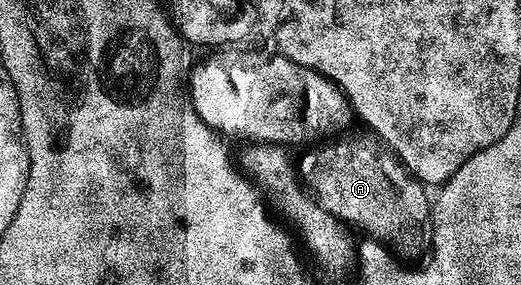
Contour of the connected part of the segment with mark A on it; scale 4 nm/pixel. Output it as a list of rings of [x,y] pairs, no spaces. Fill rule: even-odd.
[[[327,143],[316,151],[305,152],[303,160],[298,160],[297,171],[306,190],[321,209],[352,228],[360,227],[367,234],[364,236],[393,249],[396,256],[404,260],[411,259],[422,251],[424,254],[431,246],[432,200],[429,195],[427,199],[428,188],[409,174],[407,168],[394,155],[380,151],[367,143]]]

